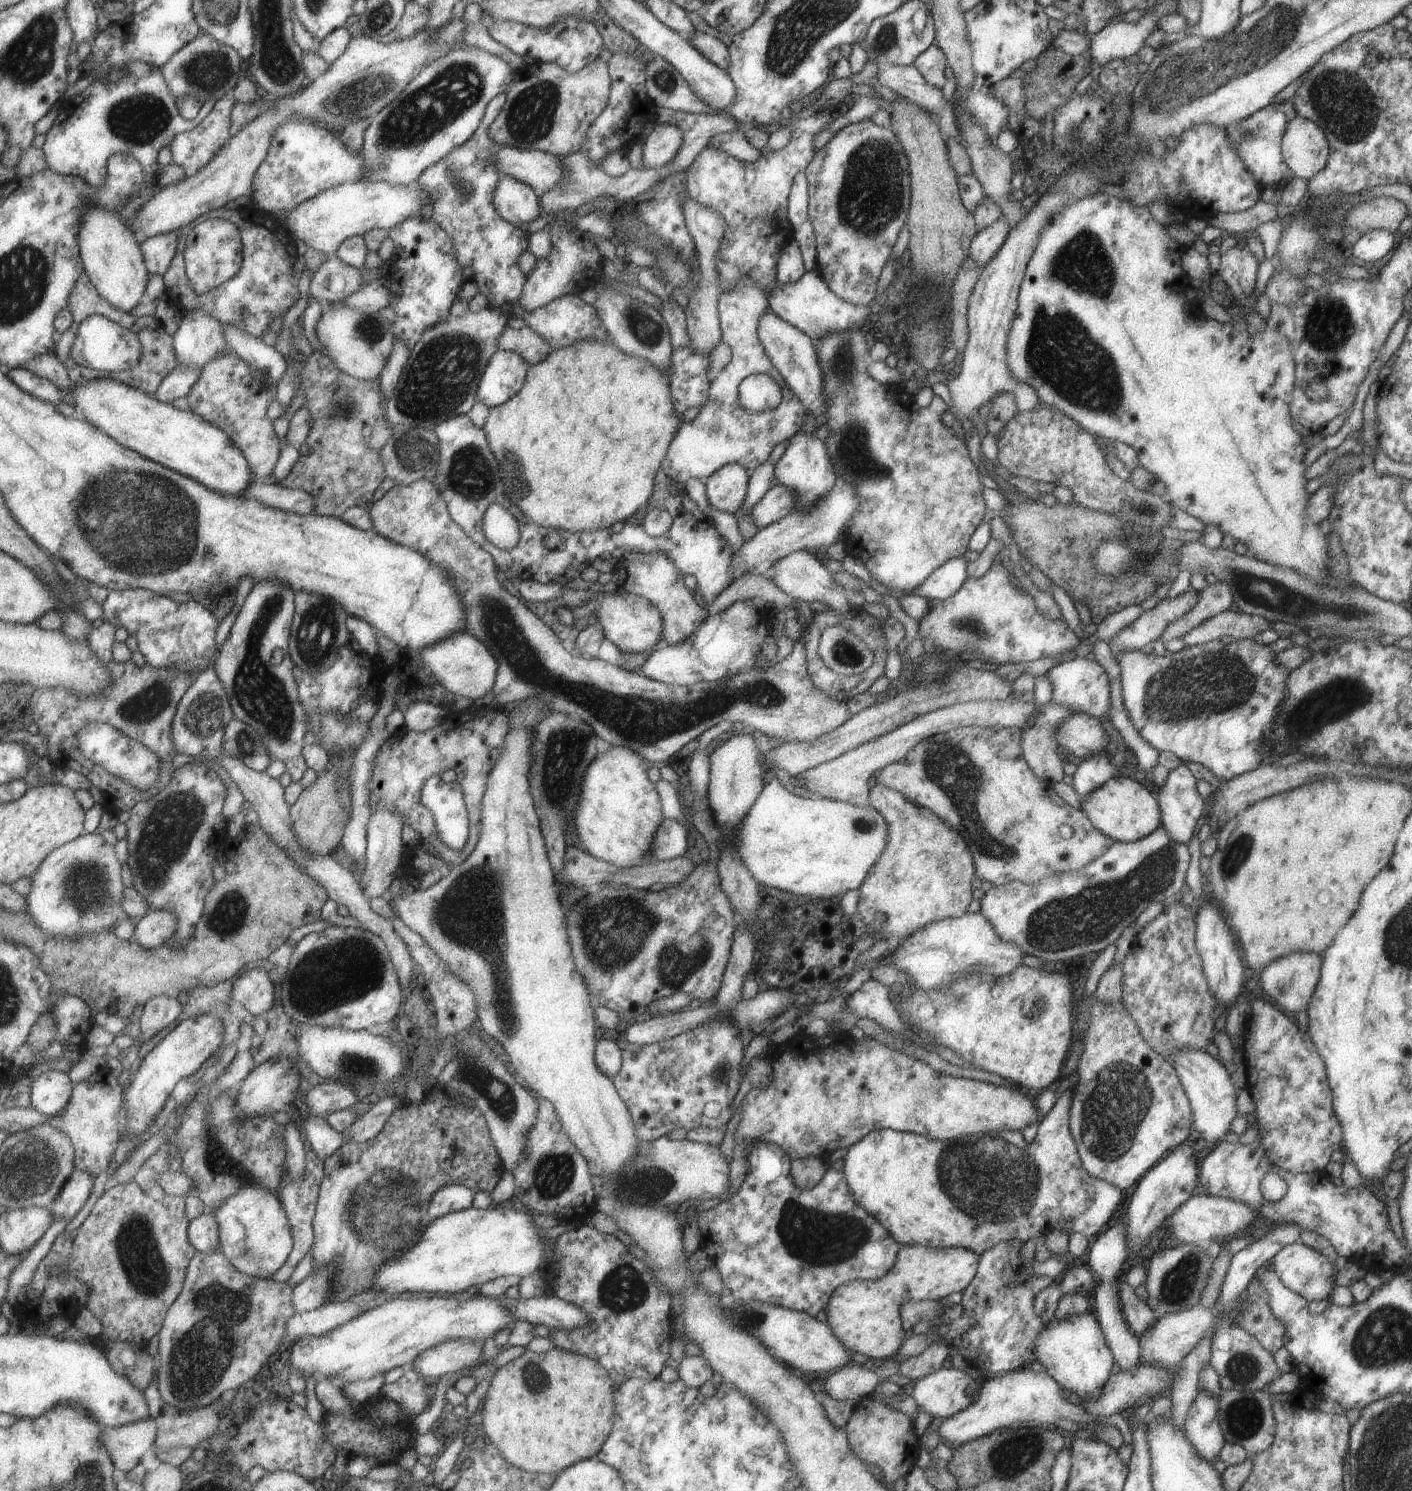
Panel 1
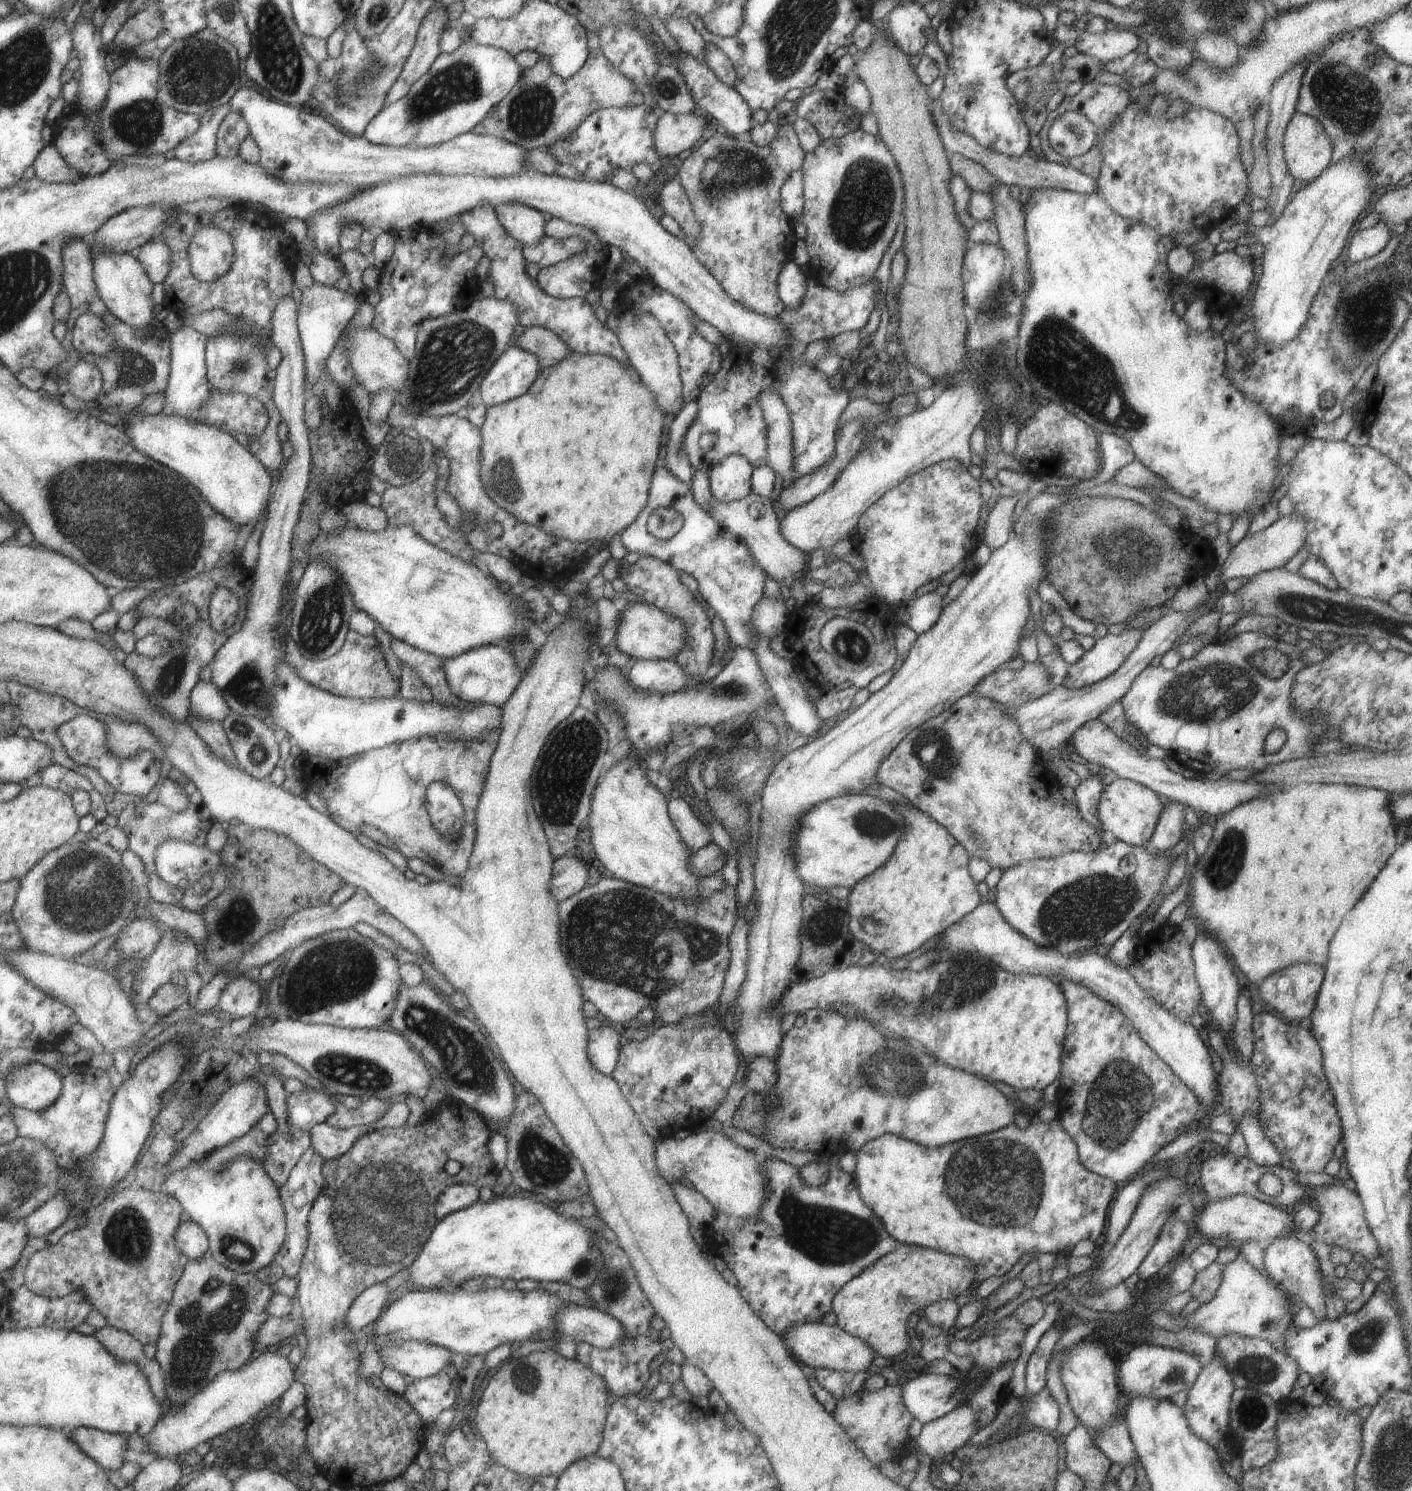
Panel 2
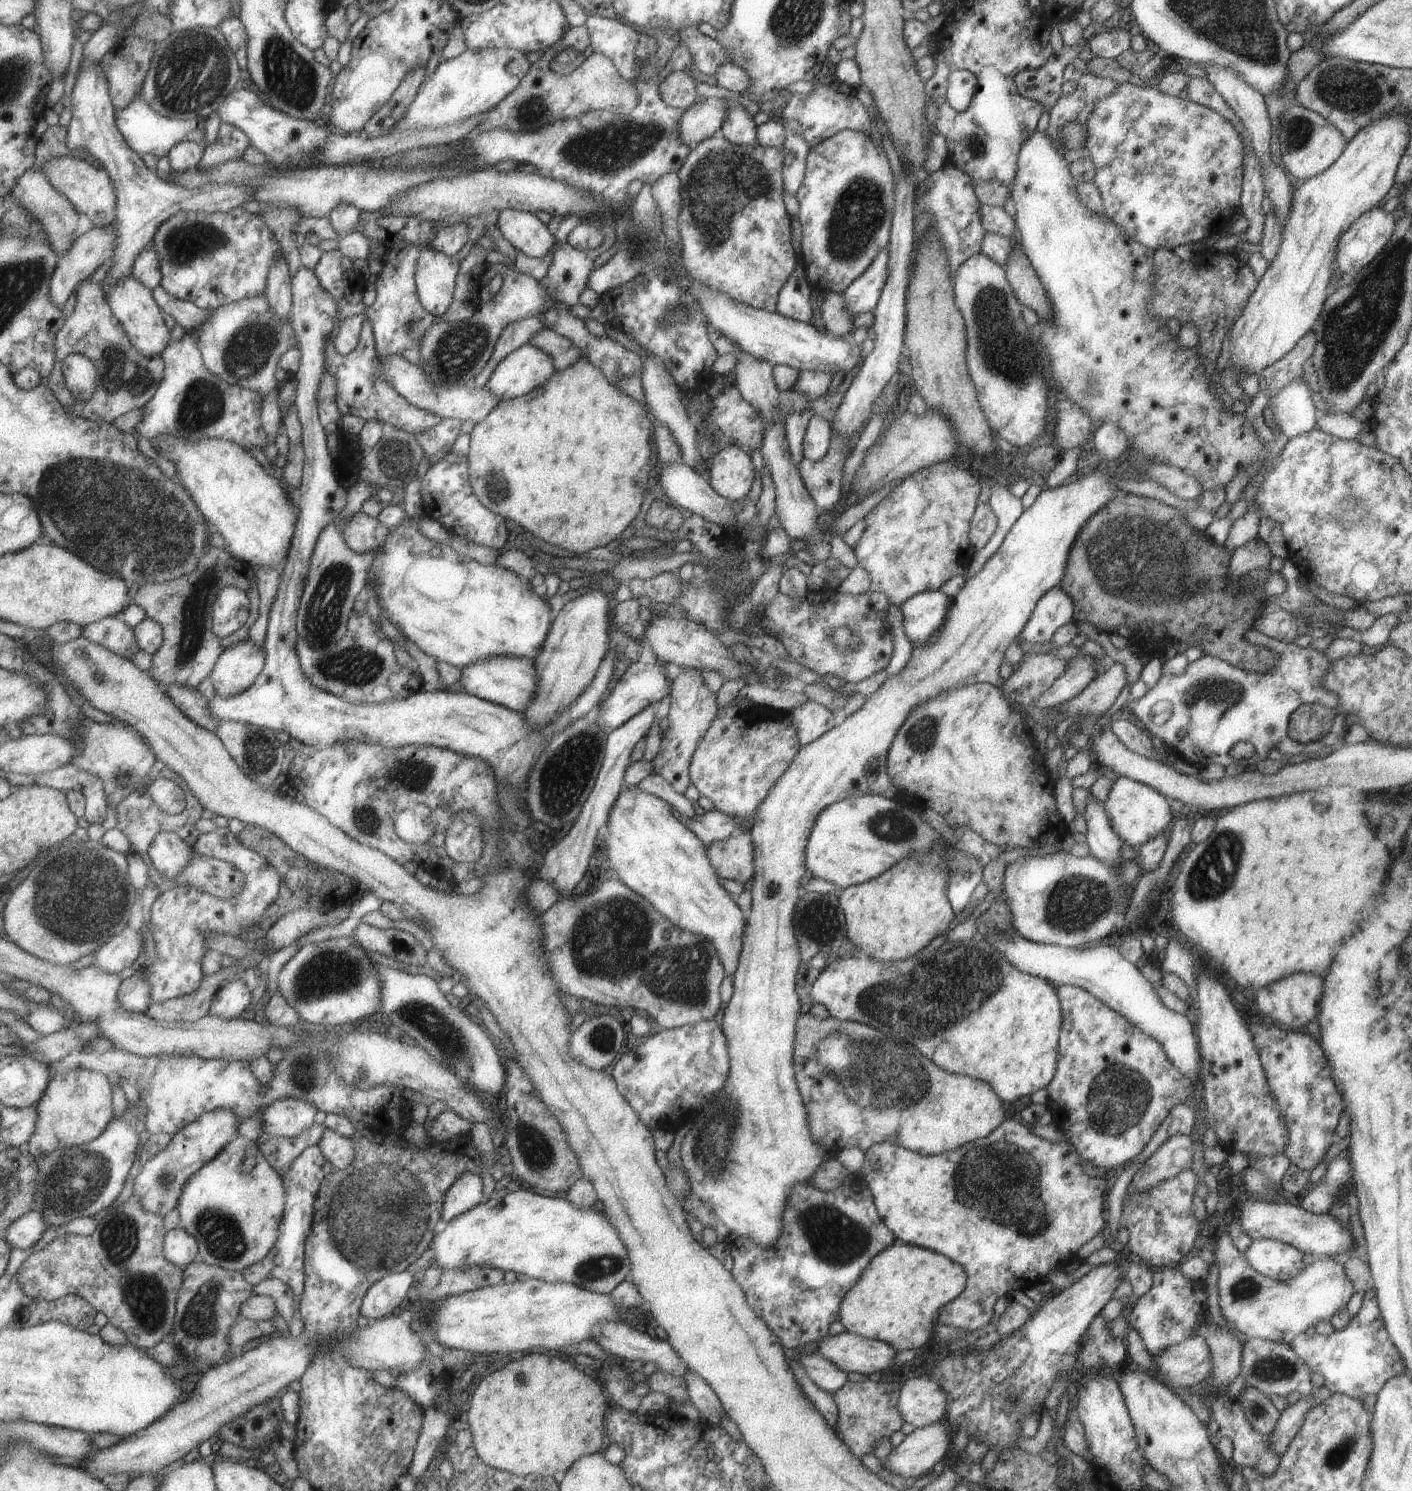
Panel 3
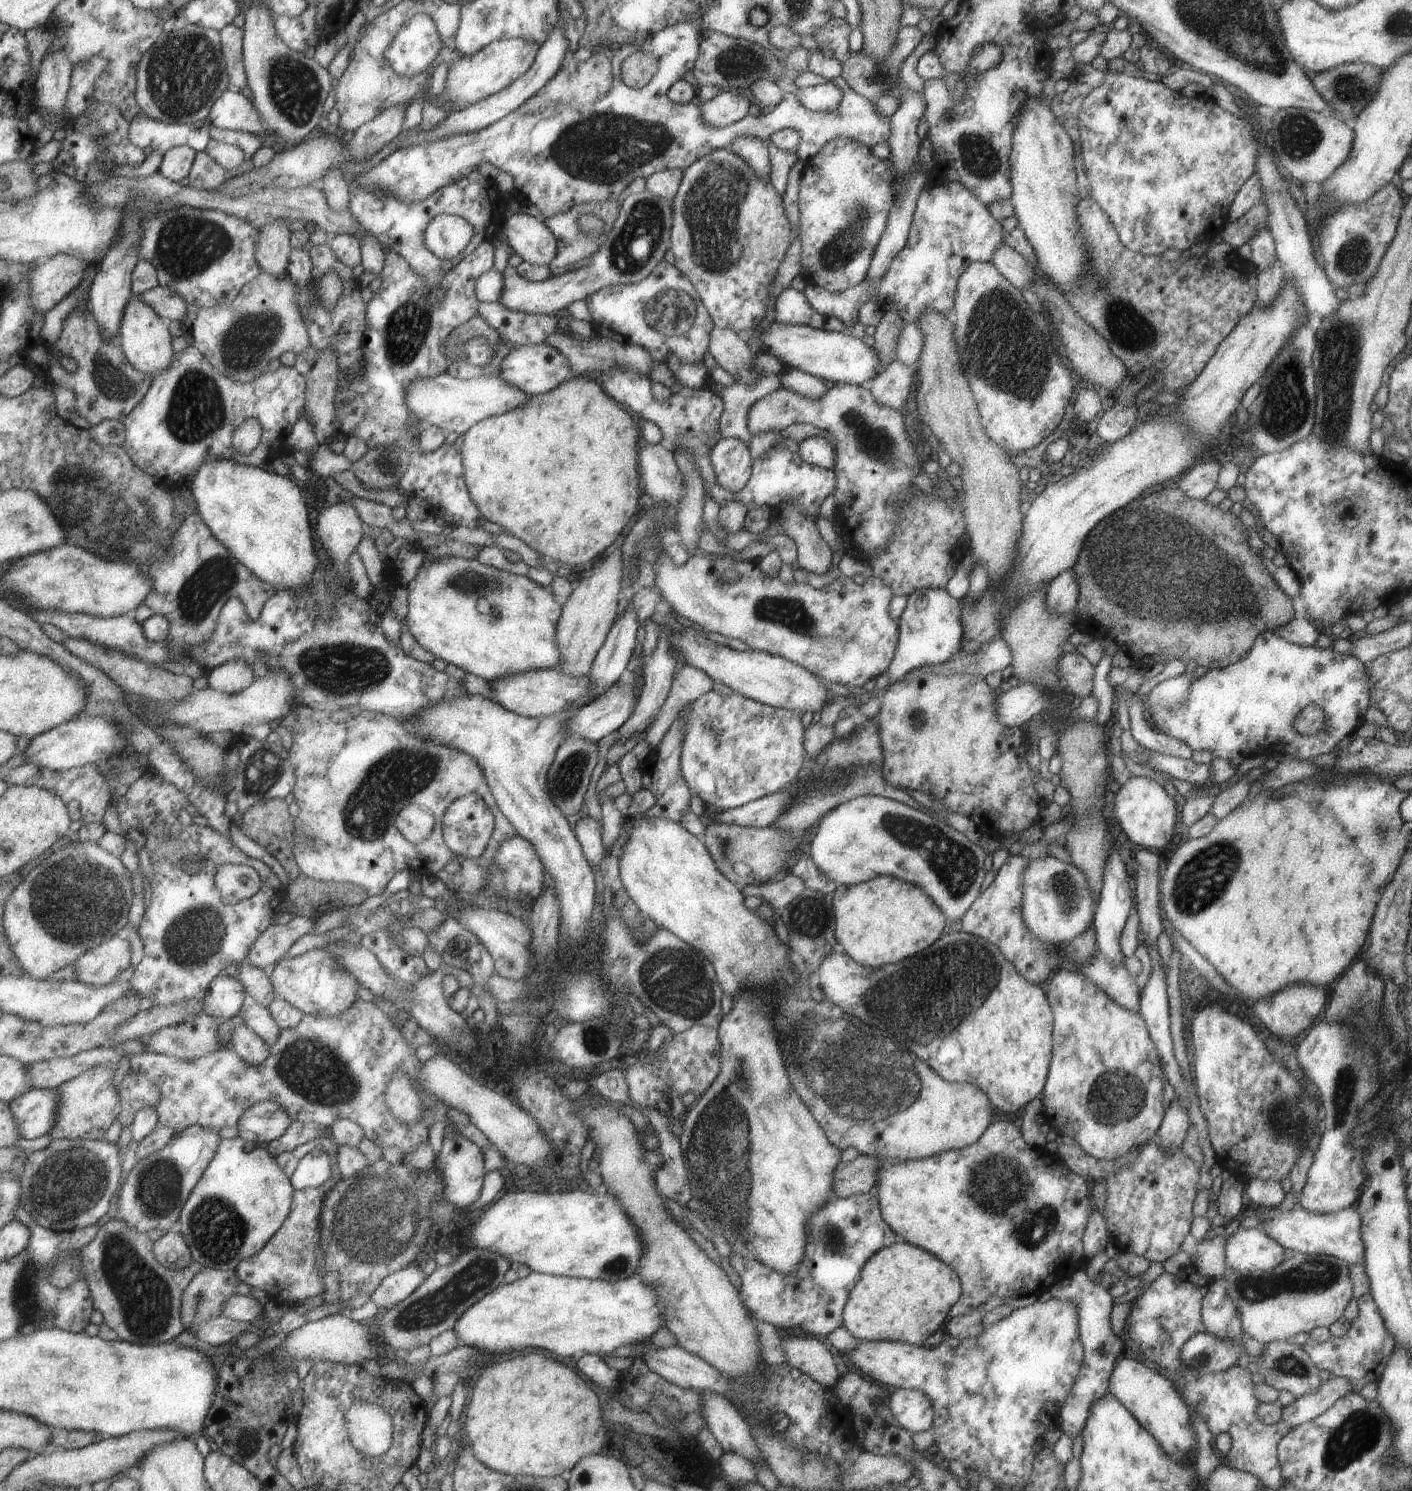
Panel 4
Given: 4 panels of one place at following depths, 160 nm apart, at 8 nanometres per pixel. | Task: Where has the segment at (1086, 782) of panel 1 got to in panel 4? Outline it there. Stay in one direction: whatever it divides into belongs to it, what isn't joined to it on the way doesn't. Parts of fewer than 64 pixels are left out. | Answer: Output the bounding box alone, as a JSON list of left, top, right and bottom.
[1092,846,1134,963]

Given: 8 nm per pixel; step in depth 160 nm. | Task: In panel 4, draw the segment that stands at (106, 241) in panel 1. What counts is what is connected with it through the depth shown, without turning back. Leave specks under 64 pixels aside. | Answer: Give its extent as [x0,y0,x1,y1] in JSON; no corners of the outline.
[120,294,173,378]

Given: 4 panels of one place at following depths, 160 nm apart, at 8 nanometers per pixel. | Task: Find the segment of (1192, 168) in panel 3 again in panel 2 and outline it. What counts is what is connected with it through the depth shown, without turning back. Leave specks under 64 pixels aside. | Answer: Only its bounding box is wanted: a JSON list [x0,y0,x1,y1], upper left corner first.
[1096,102,1248,238]

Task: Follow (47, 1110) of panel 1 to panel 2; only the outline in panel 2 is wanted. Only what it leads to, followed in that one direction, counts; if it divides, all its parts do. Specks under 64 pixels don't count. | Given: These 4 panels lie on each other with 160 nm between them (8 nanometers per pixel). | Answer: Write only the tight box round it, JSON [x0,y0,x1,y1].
[6,1062,64,1111]

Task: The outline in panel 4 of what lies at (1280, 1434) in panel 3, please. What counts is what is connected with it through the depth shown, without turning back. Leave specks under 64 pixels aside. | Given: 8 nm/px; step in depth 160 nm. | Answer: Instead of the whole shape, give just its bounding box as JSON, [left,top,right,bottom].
[1280,1377,1350,1429]

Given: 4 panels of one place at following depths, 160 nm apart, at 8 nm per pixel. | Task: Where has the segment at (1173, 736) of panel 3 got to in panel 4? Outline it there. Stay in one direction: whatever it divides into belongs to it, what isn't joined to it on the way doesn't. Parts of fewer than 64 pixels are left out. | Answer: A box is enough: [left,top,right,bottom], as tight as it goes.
[1150,631,1369,760]

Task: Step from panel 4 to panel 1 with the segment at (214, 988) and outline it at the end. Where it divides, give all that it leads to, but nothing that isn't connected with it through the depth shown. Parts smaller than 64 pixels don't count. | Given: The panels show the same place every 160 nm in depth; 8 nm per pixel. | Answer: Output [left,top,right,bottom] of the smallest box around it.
[230,968,276,1014]

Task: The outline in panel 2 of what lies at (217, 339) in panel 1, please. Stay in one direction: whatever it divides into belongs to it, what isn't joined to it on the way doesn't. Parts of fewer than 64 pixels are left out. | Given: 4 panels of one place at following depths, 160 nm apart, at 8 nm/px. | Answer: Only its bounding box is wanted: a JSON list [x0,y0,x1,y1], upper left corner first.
[164,324,268,438]

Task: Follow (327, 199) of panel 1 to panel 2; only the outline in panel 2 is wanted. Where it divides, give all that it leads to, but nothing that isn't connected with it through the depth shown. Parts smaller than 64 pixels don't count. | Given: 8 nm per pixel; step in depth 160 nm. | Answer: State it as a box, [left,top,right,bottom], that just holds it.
[306,168,795,350]

